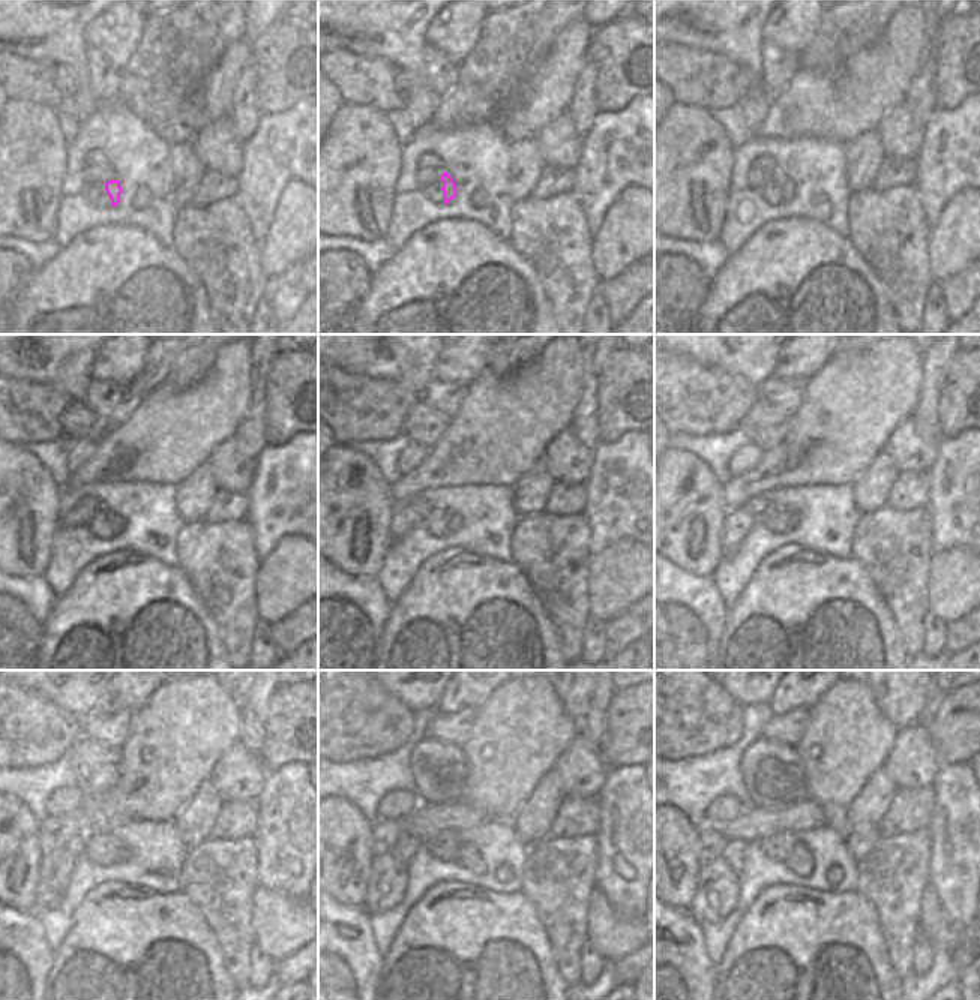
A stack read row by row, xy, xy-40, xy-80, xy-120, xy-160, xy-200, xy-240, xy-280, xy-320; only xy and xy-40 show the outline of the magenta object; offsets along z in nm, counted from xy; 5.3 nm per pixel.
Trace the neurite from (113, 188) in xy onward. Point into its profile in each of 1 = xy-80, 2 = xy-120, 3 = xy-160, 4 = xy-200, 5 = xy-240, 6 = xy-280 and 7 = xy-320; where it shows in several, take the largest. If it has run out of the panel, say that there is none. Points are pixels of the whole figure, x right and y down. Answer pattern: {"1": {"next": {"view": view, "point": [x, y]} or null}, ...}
{"1": {"next": {"view": "xy-80", "point": [787, 186]}}, "2": {"next": {"view": "xy-120", "point": [117, 523]}}, "3": {"next": {"view": "xy-160", "point": [453, 519]}}, "4": {"next": {"view": "xy-200", "point": [791, 517]}}, "5": {"next": {"view": "xy-240", "point": [122, 856]}}, "6": {"next": {"view": "xy-280", "point": [467, 856]}}, "7": {"next": {"view": "xy-320", "point": [800, 859]}}}

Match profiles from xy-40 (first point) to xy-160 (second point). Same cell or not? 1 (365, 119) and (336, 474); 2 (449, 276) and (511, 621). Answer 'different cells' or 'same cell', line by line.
1: same cell
2: same cell

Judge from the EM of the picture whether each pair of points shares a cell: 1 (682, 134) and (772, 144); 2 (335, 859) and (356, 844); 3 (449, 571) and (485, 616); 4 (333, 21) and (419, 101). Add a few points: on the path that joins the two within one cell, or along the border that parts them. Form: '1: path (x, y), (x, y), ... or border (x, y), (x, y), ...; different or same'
1: border (710, 111), (734, 149), (733, 173), (730, 176); different
2: path (339, 855), (351, 844); same
3: path (461, 583), (483, 604); same
4: path (362, 21), (369, 21), (419, 72); same

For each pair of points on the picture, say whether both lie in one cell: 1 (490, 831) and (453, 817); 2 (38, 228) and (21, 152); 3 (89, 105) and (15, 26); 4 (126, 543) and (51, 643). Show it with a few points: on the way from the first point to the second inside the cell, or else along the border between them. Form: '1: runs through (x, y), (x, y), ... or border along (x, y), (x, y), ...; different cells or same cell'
1: border along (486, 819), (459, 831); different cells
2: runs through (27, 209), (21, 197), (21, 171); same cell
3: runs through (83, 80), (81, 69), (41, 29); same cell
4: border along (155, 558), (110, 552), (87, 564); different cells

